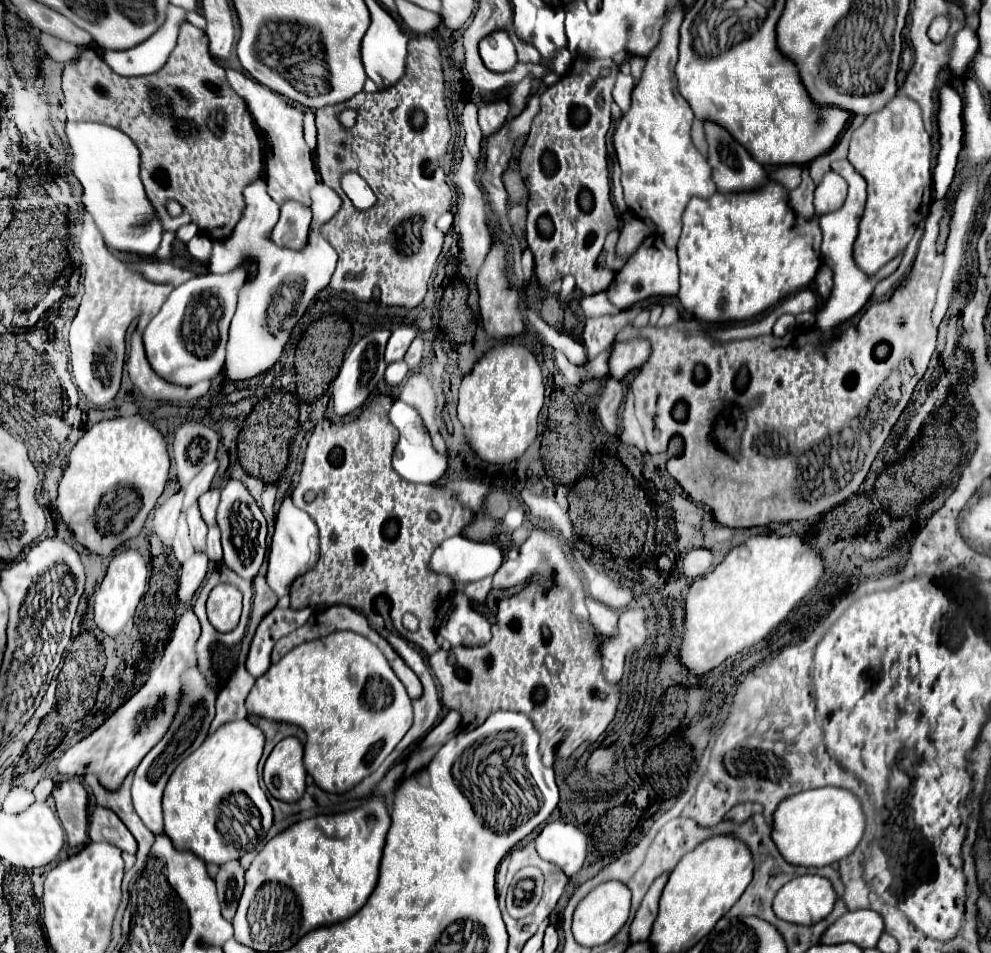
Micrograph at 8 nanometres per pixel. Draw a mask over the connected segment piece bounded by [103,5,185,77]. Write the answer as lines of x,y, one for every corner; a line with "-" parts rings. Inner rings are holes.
171,5
169,7
169,19
153,37
149,37
149,41
143,41
141,45
129,49
129,51
103,49
103,61
117,75
123,75
123,77
125,75
135,77
135,75
155,73
165,65
167,57
171,55
175,41
177,41
179,25
183,21
185,21
185,11

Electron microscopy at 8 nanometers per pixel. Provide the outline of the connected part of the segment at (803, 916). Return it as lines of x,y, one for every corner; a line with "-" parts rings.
801,875
779,889
773,911
783,921
813,925
833,911
835,901
837,893
827,877

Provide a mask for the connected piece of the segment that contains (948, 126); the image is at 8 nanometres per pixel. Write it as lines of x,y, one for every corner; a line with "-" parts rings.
953,87
939,89
939,111
937,111
937,127
939,127
939,153
937,165
933,169
933,195
947,195
963,139
963,101

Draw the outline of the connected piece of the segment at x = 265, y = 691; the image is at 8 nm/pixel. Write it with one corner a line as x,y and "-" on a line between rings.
335,631
327,637
313,639
297,645
281,661
259,677
247,697
247,711
273,719
299,725
305,735
305,769
327,793
345,793
353,789
363,777
373,773
383,759
395,749
413,723
411,699
405,685
393,673
381,649
353,631

